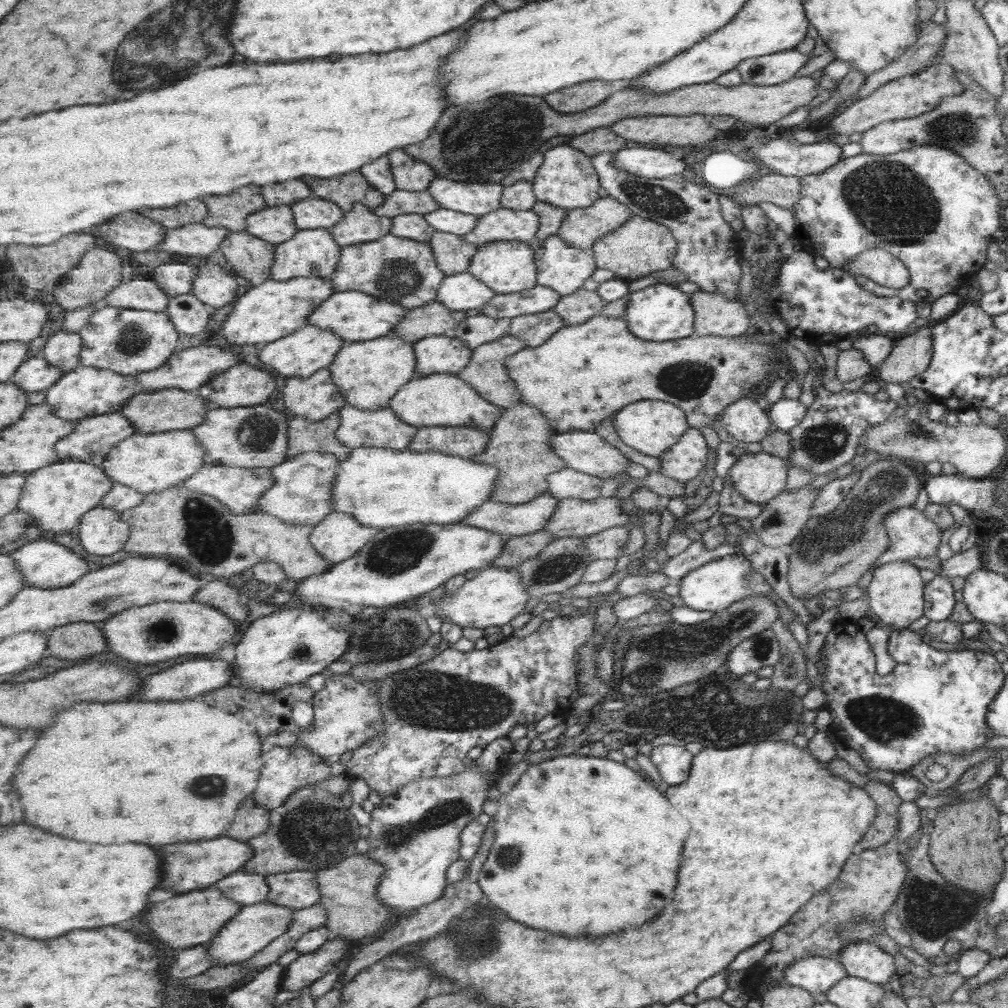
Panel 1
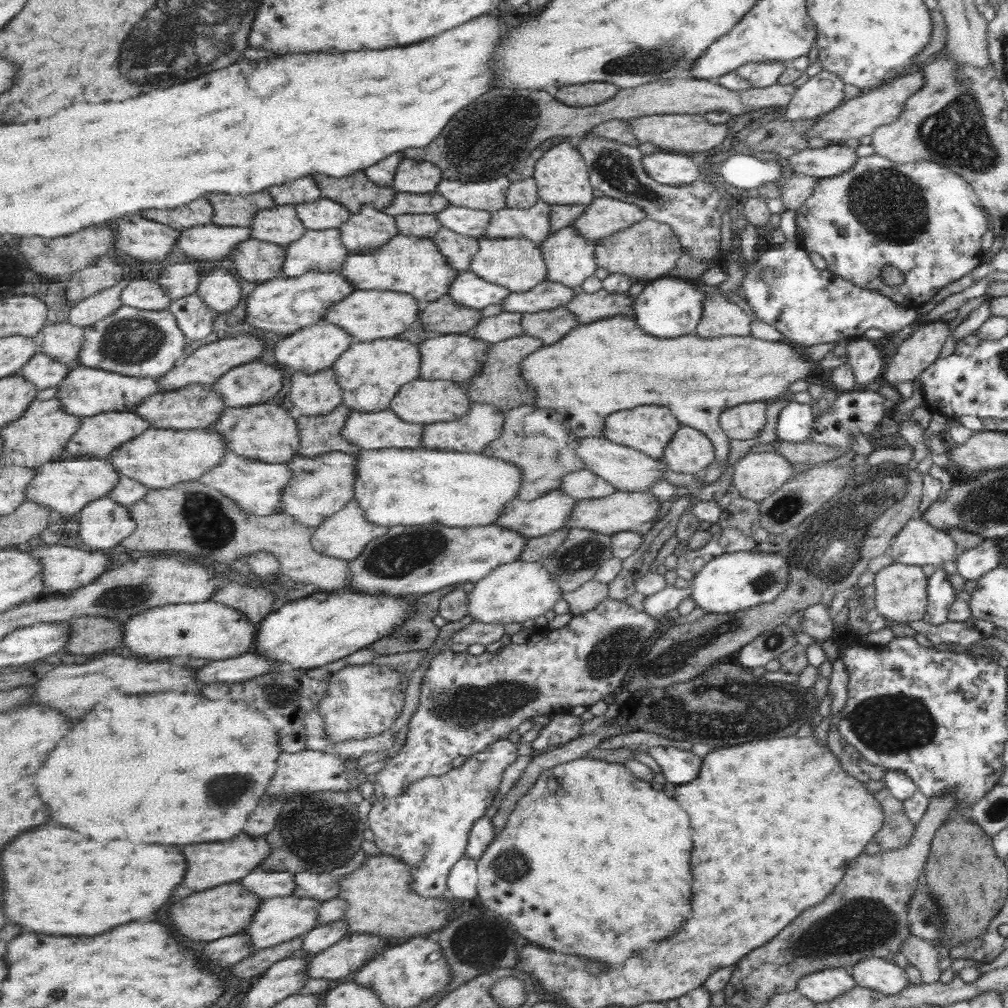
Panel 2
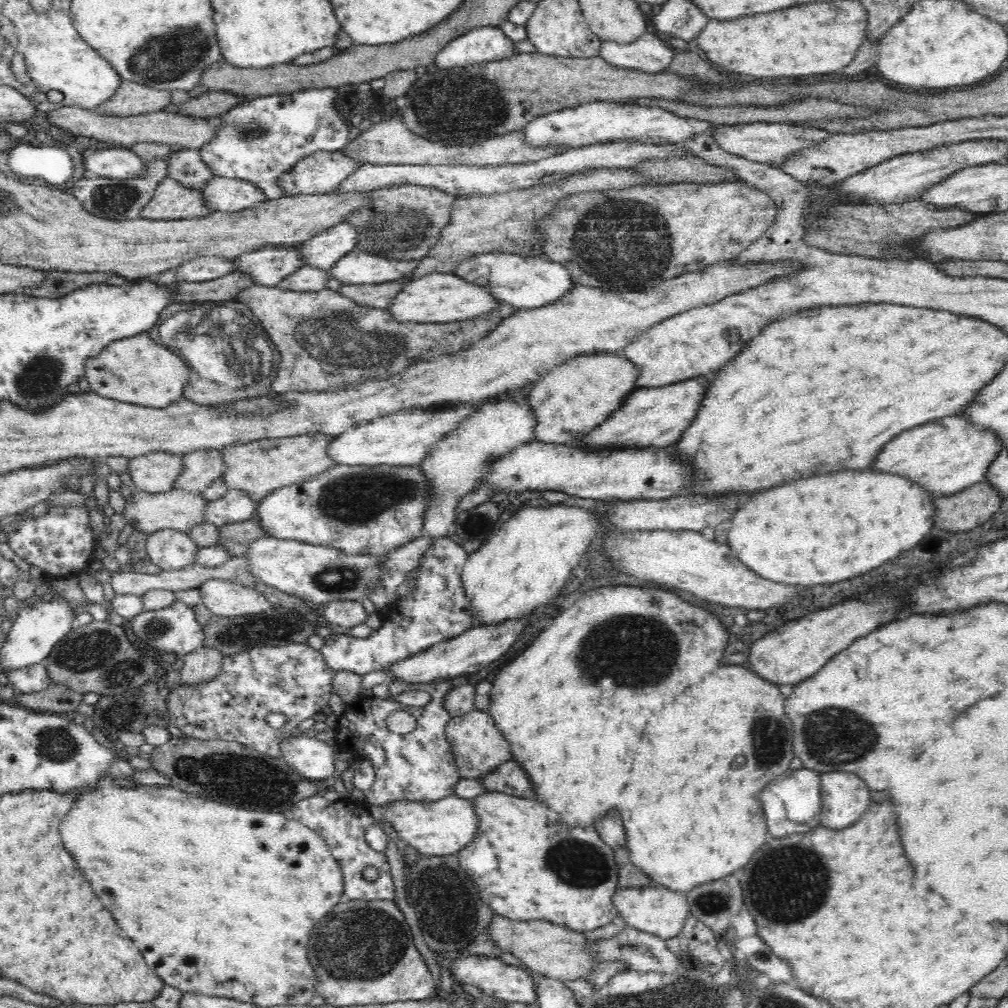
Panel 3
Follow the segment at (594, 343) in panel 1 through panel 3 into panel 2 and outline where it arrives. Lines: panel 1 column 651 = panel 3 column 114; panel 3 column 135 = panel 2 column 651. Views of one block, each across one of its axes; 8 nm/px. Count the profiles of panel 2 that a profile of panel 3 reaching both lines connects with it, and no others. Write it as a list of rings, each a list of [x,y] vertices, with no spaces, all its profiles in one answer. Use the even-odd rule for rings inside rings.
[[[609,316],[597,320],[593,324],[577,324],[567,338],[553,346],[543,346],[541,350],[529,354],[523,364],[523,378],[537,390],[535,408],[549,410],[557,414],[557,418],[567,424],[567,428],[577,438],[603,438],[605,422],[609,416],[621,410],[633,410],[637,406],[665,406],[671,416],[681,422],[681,426],[689,426],[705,434],[705,438],[713,444],[717,470],[727,472],[729,464],[729,436],[719,430],[719,416],[739,404],[747,402],[775,402],[781,400],[787,392],[787,386],[793,380],[817,378],[817,368],[811,366],[795,346],[785,342],[767,342],[757,340],[753,336],[737,338],[737,336],[721,336],[721,338],[699,338],[699,336],[681,336],[681,338],[653,338],[643,334],[637,328],[637,322],[627,316]]]

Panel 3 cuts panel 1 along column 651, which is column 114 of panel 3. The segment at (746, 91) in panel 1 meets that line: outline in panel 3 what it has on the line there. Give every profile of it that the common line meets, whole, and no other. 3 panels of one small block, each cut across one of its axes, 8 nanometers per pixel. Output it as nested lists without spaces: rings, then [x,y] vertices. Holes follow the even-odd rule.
[[[122,80],[116,96],[98,108],[94,108],[96,114],[104,116],[138,116],[138,114],[154,114],[160,110],[166,110],[170,104],[170,92],[168,90],[156,90],[150,86],[144,86],[140,82],[126,82]]]

